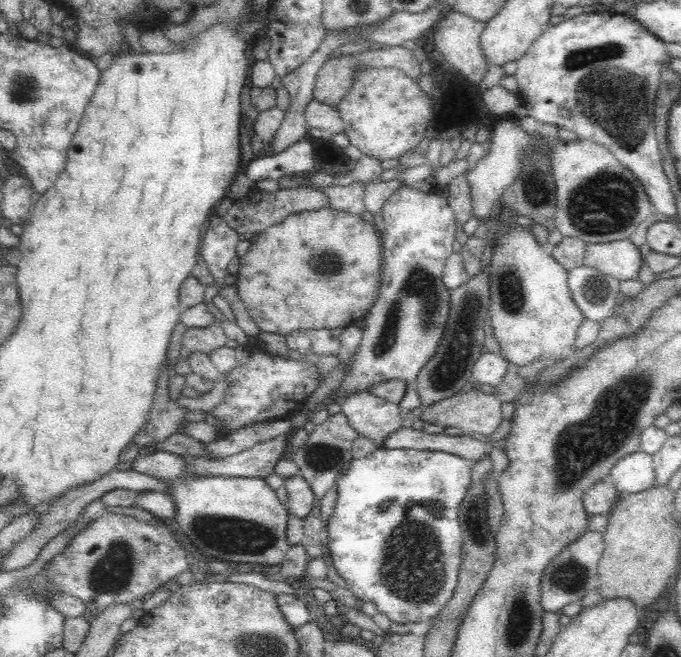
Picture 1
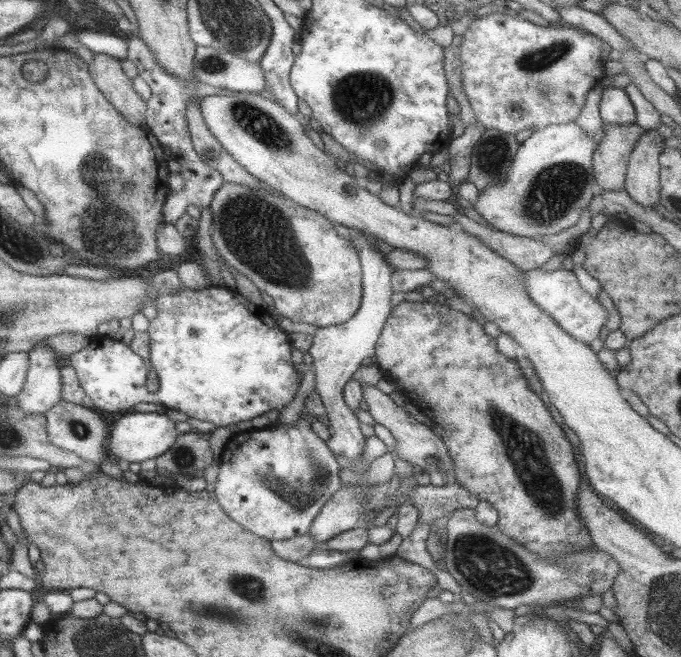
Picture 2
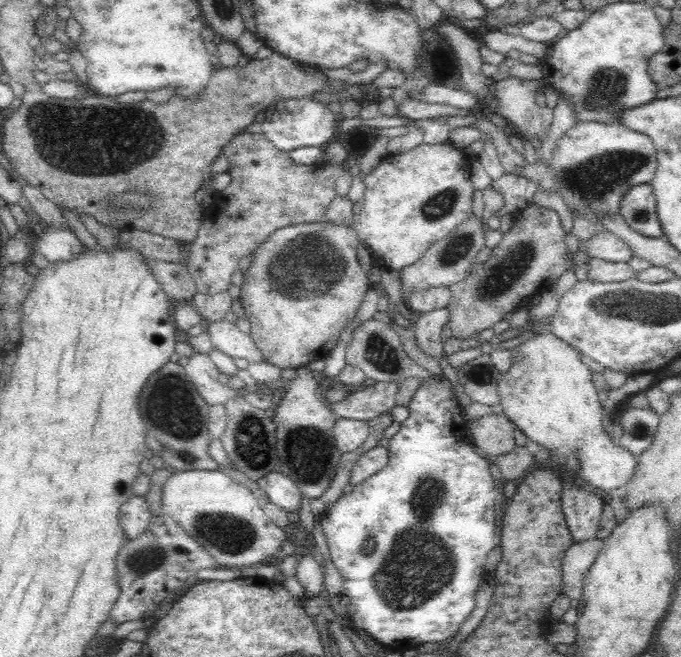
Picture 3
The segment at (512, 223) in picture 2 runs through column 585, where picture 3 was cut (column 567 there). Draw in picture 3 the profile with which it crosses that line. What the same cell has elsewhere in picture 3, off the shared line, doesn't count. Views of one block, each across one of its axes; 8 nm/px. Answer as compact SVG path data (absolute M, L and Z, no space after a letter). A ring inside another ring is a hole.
M582 122L561 138L553 161L546 169L540 158L536 166L526 162L524 176L538 181L540 192L556 190L569 210L578 209L596 221L600 213L619 213L619 198L631 186L650 183L658 170L656 145L646 134L622 124Z

